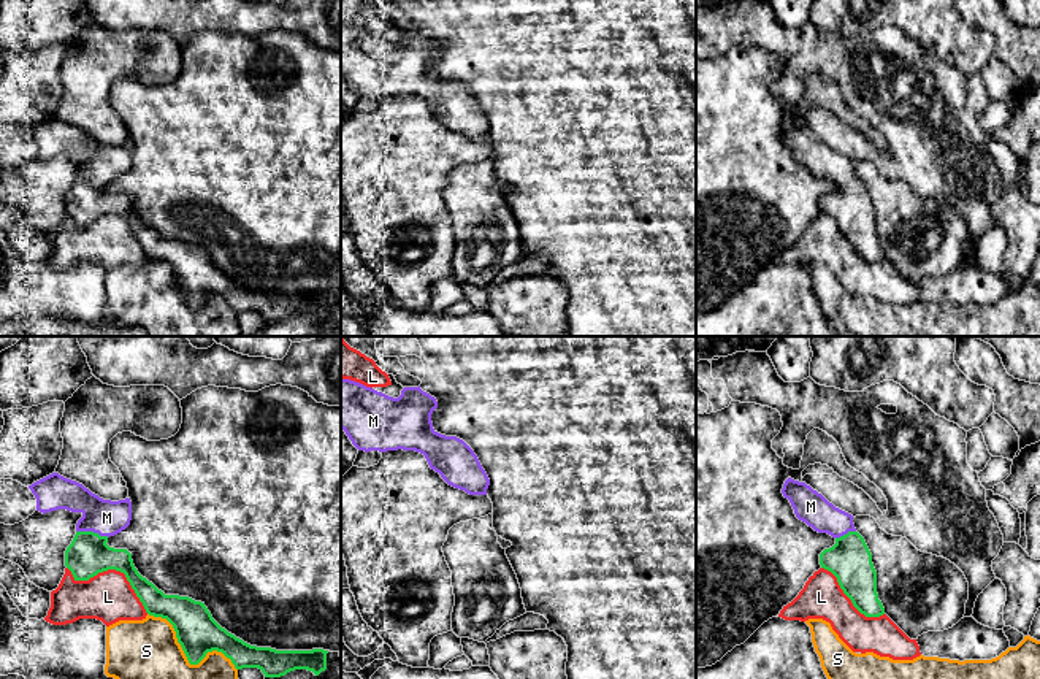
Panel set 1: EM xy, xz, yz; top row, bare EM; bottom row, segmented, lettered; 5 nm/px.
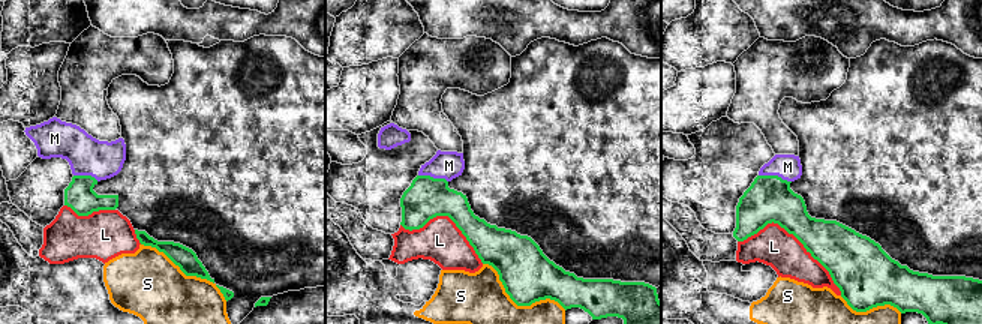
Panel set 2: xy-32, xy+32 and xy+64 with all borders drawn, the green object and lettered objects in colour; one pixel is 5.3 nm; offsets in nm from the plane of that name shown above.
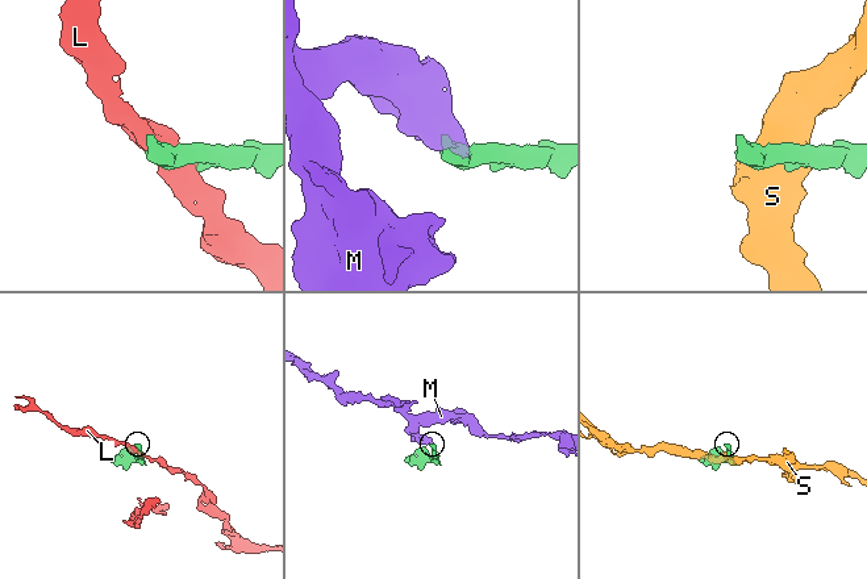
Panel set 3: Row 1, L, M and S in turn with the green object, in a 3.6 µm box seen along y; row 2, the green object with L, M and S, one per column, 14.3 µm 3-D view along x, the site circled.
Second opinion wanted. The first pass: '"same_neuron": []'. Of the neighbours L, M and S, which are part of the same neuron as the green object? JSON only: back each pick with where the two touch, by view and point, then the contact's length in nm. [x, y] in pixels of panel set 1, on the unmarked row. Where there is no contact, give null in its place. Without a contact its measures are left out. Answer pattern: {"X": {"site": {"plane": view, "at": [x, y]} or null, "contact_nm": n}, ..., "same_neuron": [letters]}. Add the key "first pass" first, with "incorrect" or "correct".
{"first pass": "incorrect", "M": {"site": {"plane": "xy", "at": [92, 176]}, "contact_nm": 170}, "same_neuron": ["M"]}

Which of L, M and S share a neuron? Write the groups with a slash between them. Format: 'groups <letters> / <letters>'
groups L / M / S

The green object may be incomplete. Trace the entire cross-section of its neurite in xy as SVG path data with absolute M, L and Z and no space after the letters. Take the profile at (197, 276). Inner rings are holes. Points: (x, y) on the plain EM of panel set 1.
M52 117L29 130L36 143L36 155L57 154L81 157L76 179L65 195L65 211L75 225L89 225L98 217L116 214L125 219L146 257L166 263L190 309L198 309L208 297L222 297L236 314L258 313L265 322L281 322L295 314L319 320L327 314L323 293L276 295L244 287L222 273L205 247L189 241L165 240L143 222L127 194L109 192L108 182L130 170L130 143L111 146L92 138L82 129Z

